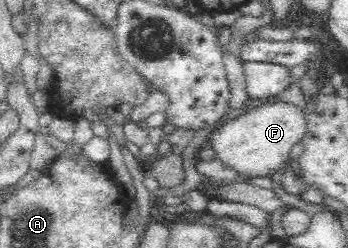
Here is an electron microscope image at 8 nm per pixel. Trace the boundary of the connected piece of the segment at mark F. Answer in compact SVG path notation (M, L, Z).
M277 102L265 104L244 113L234 113L218 127L211 129L210 148L214 157L223 165L231 167L243 179L269 177L282 167L289 159L292 146L303 137L306 128L306 114L293 103Z

